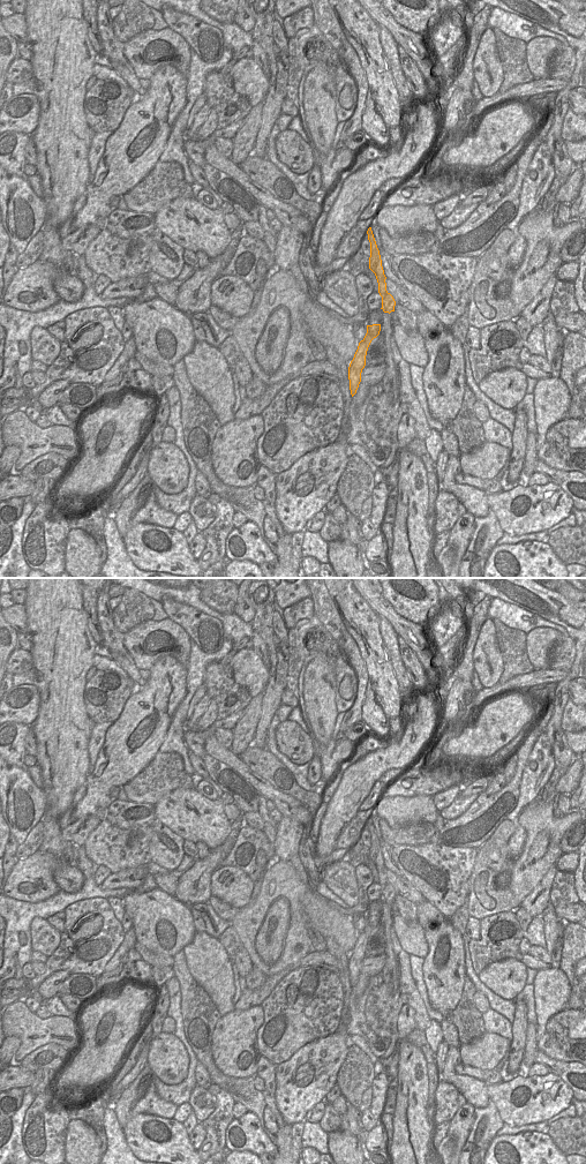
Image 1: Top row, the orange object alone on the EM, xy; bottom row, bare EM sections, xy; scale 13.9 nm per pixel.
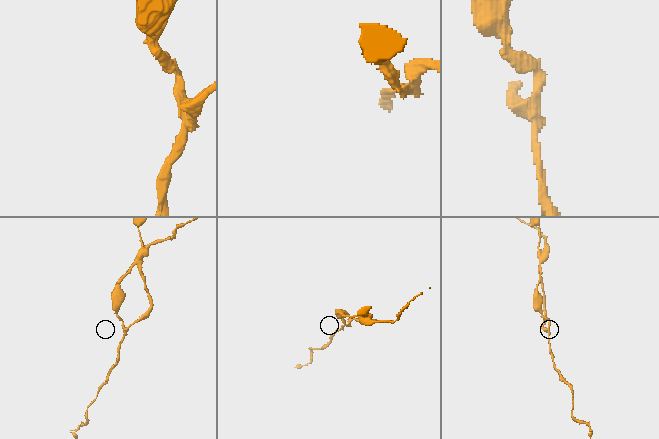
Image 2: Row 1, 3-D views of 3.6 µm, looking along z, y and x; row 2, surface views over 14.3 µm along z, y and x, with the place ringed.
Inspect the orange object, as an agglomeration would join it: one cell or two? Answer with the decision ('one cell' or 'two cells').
two cells

